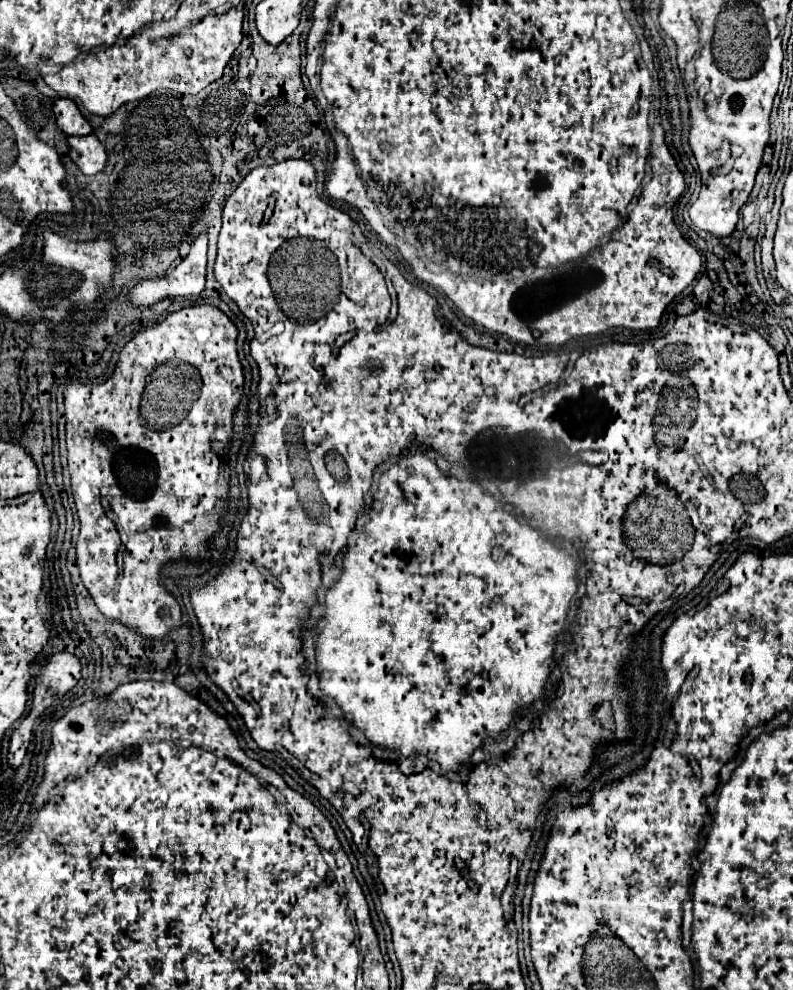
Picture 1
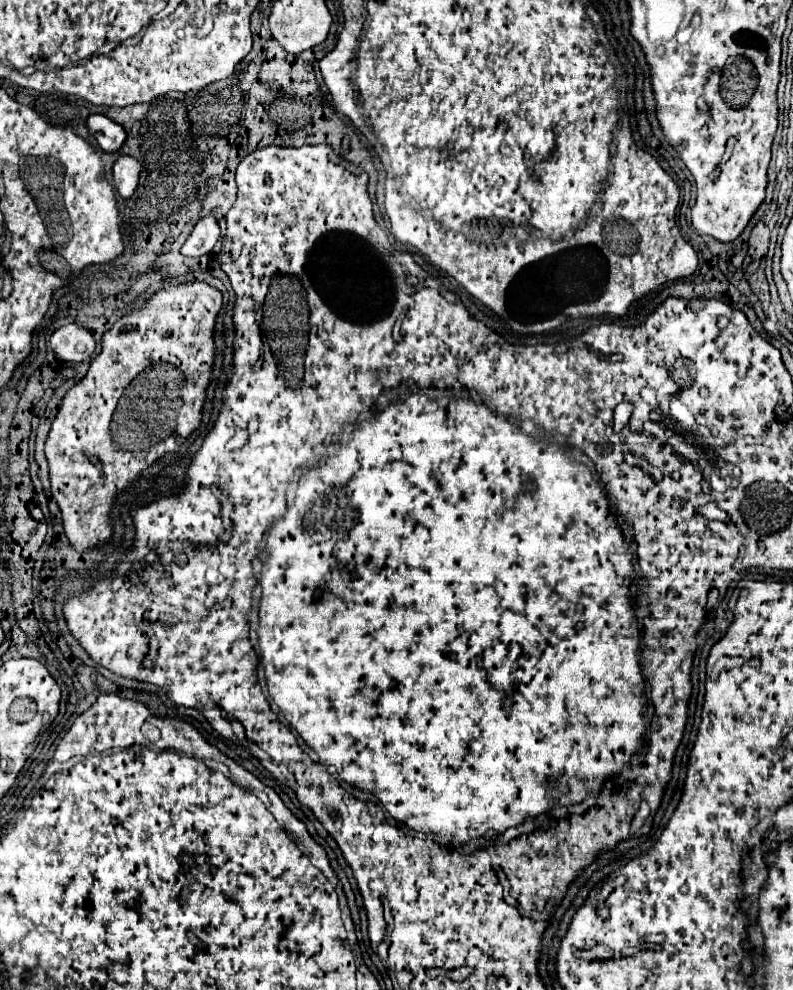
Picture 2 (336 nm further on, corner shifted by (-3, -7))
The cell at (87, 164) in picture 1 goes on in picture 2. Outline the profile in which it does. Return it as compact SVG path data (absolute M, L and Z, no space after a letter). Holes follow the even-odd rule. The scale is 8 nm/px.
M119 156L113 164L113 184L121 198L129 198L139 182L141 164L133 156Z

